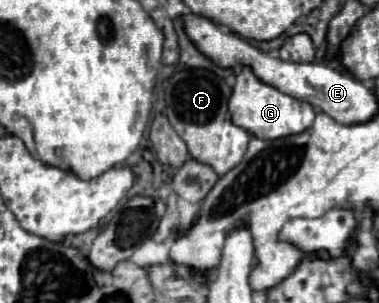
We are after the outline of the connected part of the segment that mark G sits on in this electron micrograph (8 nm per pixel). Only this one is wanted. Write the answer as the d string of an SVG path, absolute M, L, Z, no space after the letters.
M242 66L240 72L236 74L236 84L234 84L234 90L230 96L228 110L230 110L232 122L236 126L246 128L250 134L254 134L256 138L262 138L262 140L276 140L276 138L290 136L290 134L300 134L312 126L314 116L316 116L314 108L308 102L296 100L296 98L276 90L274 86L264 84L262 80L258 80L254 76L250 66Z

